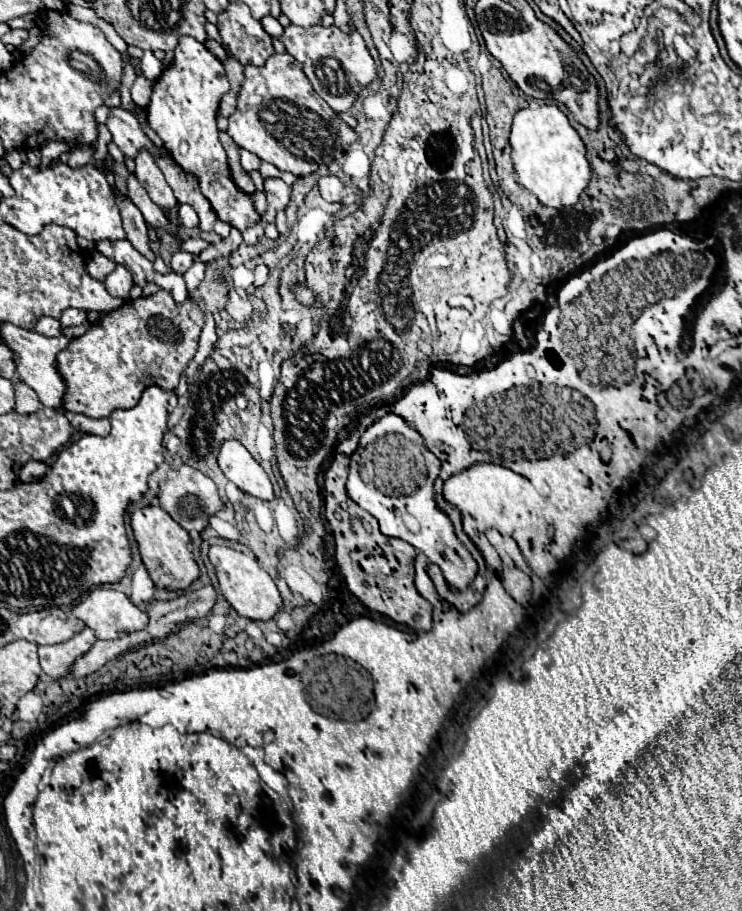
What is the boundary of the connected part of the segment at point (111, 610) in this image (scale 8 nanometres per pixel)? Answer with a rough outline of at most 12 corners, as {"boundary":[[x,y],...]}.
{"boundary":[[94,588],[72,614],[98,638],[142,630],[148,614]]}

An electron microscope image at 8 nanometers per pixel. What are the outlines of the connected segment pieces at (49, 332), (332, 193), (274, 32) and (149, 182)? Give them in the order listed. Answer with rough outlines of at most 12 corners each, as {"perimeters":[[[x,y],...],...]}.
{"perimeters":[[[40,318],[34,332],[60,336],[56,318]],[[320,178],[318,190],[330,202],[344,198],[344,182]],[[264,16],[264,30],[278,38],[284,32],[282,24],[272,16]],[[150,152],[136,156],[134,176],[162,208],[174,208],[176,196]]]}

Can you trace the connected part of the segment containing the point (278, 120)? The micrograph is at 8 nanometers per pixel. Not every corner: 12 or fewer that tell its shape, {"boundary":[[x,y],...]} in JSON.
{"boundary":[[294,56],[248,64],[226,132],[306,176],[358,140]]}

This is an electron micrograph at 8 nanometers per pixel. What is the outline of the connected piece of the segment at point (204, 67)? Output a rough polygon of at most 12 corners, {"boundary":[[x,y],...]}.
{"boundary":[[182,36],[148,126],[218,220],[260,222],[230,174],[216,114],[222,62]]}

